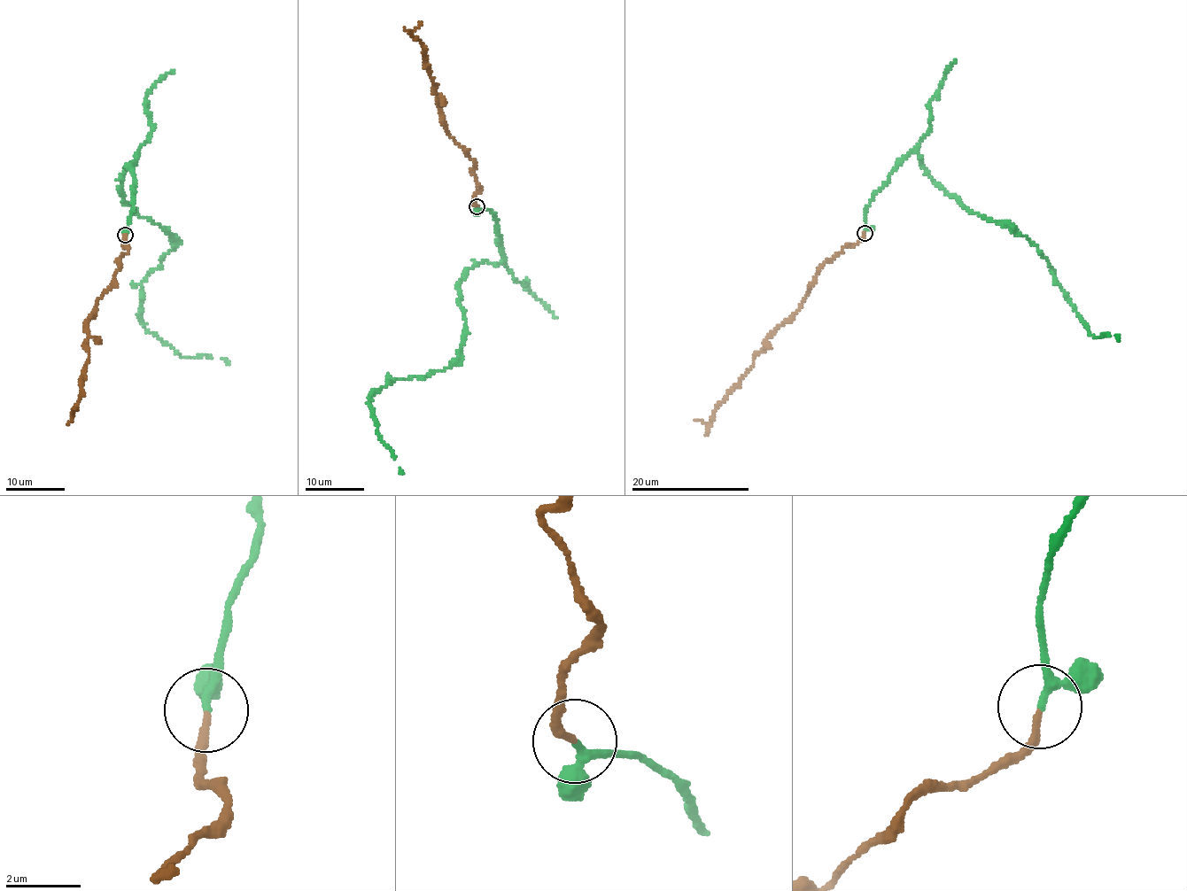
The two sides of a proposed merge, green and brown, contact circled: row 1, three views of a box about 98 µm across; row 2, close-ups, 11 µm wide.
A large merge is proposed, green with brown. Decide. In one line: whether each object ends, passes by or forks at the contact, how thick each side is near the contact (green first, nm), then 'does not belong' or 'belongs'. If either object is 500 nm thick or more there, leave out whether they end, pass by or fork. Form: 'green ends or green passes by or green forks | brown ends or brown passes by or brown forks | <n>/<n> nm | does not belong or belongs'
green passes by | brown ends | 180/180 nm | belongs

